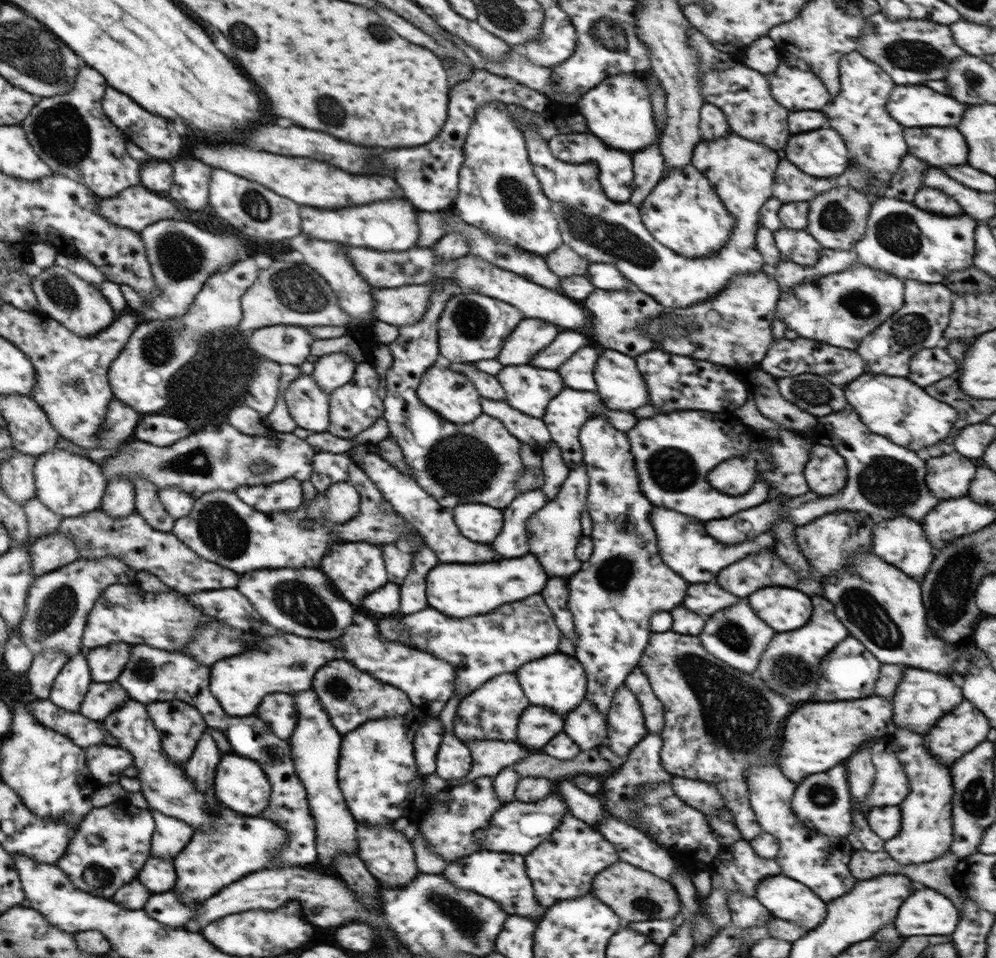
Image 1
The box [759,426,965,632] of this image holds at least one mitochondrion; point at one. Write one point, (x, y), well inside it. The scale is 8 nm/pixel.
(887, 482)

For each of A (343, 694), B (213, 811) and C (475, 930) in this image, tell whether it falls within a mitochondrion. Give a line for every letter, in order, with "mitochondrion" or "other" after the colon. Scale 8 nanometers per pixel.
A: mitochondrion
B: other
C: mitochondrion

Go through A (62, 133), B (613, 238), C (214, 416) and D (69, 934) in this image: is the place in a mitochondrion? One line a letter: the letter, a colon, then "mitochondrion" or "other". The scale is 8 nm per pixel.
A: mitochondrion
B: mitochondrion
C: other
D: other

